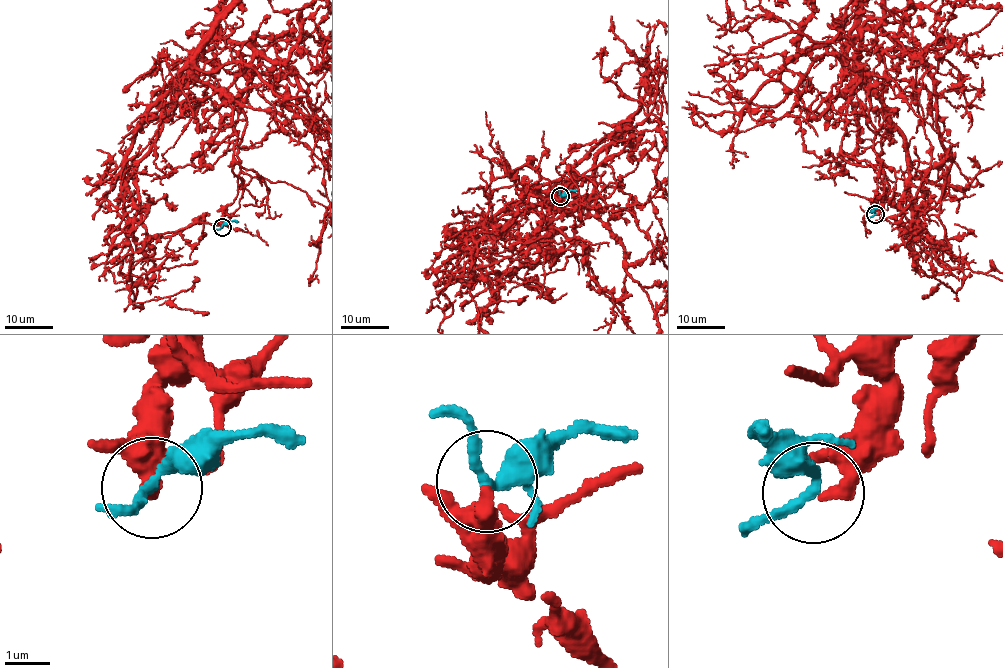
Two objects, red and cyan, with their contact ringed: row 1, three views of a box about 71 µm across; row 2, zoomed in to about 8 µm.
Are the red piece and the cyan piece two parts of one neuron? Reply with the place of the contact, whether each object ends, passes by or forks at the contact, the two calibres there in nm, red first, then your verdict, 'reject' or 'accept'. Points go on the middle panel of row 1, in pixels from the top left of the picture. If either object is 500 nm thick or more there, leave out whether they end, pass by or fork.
at (560, 196); red ends there; cyan passes by; 320 nm thick on the red side, 260 nm on the other; reject

